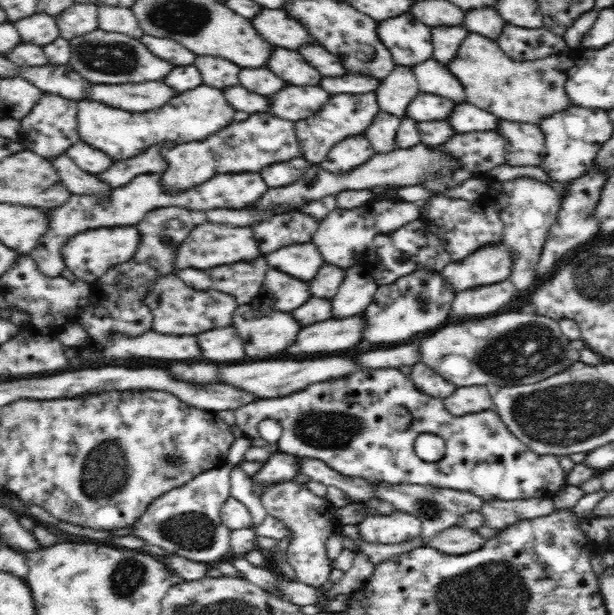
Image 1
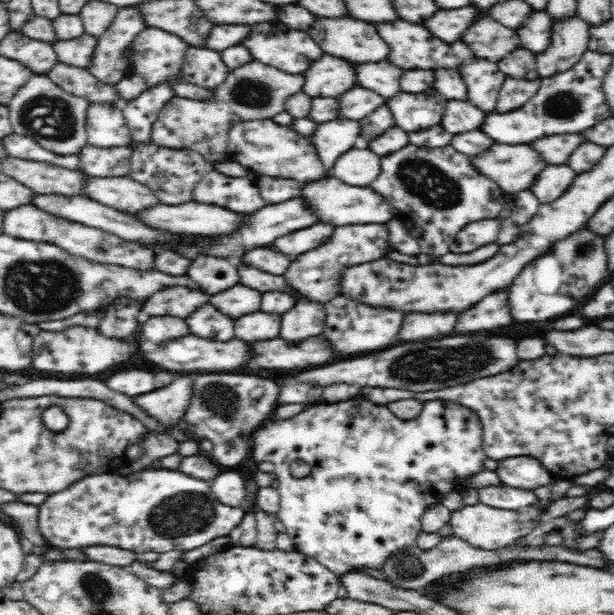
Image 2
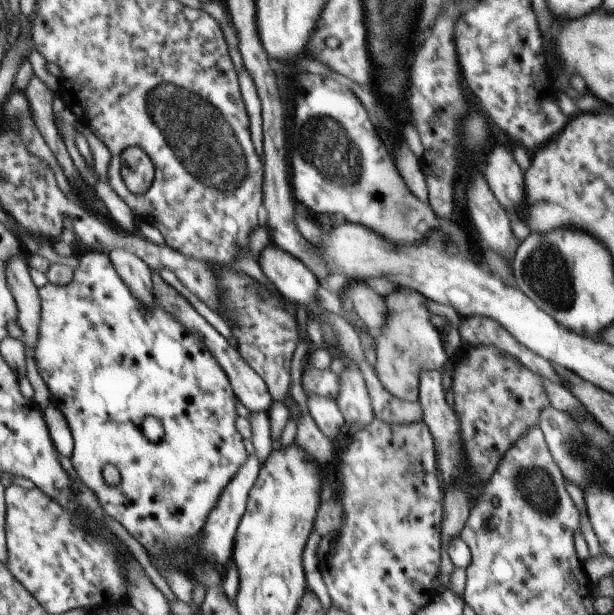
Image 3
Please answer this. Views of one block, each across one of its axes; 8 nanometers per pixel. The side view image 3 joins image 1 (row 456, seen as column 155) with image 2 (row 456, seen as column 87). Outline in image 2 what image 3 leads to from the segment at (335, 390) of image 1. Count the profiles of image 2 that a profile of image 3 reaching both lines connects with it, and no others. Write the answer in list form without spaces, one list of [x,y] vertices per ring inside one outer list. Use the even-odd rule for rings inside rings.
[[[358,394],[350,399],[338,401],[335,403],[320,402],[304,409],[291,418],[266,419],[260,426],[257,426],[252,433],[251,451],[254,460],[257,463],[271,462],[274,464],[274,473],[278,475],[279,483],[279,512],[277,517],[282,520],[286,526],[285,536],[292,537],[295,548],[307,557],[315,558],[326,568],[329,568],[340,579],[350,572],[359,571],[364,568],[374,568],[382,570],[384,562],[388,558],[397,554],[400,550],[413,548],[417,546],[419,535],[421,534],[421,519],[423,515],[437,503],[442,503],[446,494],[462,492],[463,488],[457,489],[459,482],[472,479],[473,476],[489,471],[486,467],[488,455],[484,451],[484,424],[476,411],[468,406],[454,401],[426,401],[423,404],[422,412],[414,419],[402,419],[392,413],[388,405],[374,403],[366,396]],[[294,460],[305,460],[312,465],[312,474],[307,478],[293,478],[289,466]]]

